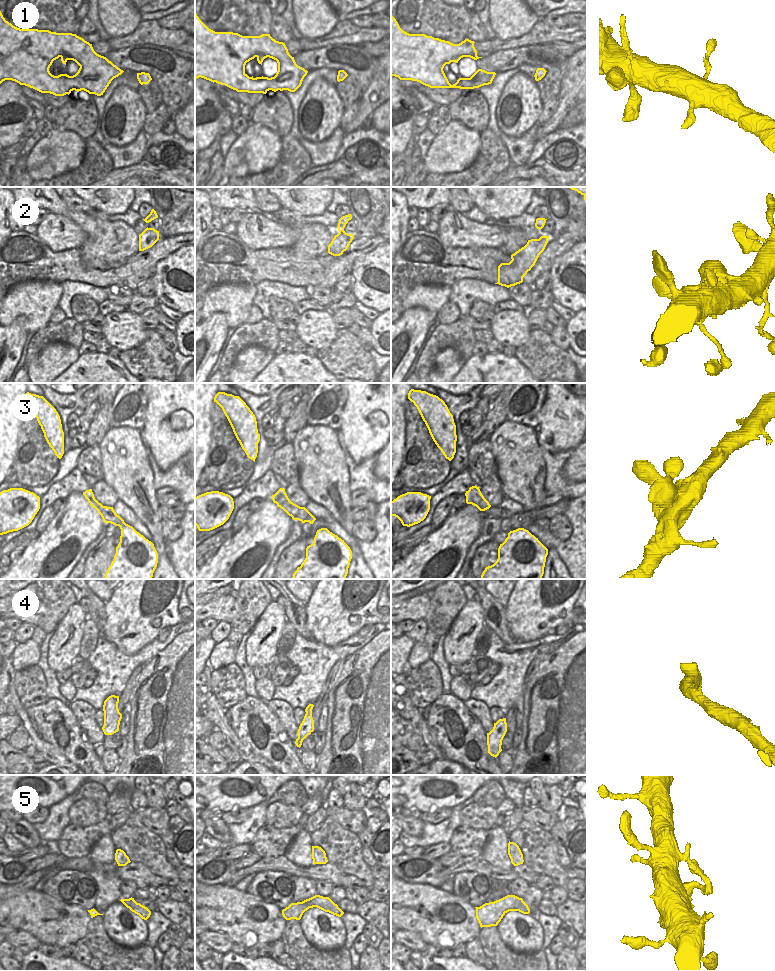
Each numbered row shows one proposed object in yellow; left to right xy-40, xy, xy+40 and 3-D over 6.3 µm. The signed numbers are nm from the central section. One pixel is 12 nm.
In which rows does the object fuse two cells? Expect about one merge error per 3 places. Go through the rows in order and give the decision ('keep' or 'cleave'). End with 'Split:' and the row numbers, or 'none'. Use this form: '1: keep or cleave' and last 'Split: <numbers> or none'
1: keep
2: keep
3: keep
4: keep
5: keep
Split: none

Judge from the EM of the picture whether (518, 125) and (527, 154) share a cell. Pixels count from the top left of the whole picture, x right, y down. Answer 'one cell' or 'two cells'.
two cells

